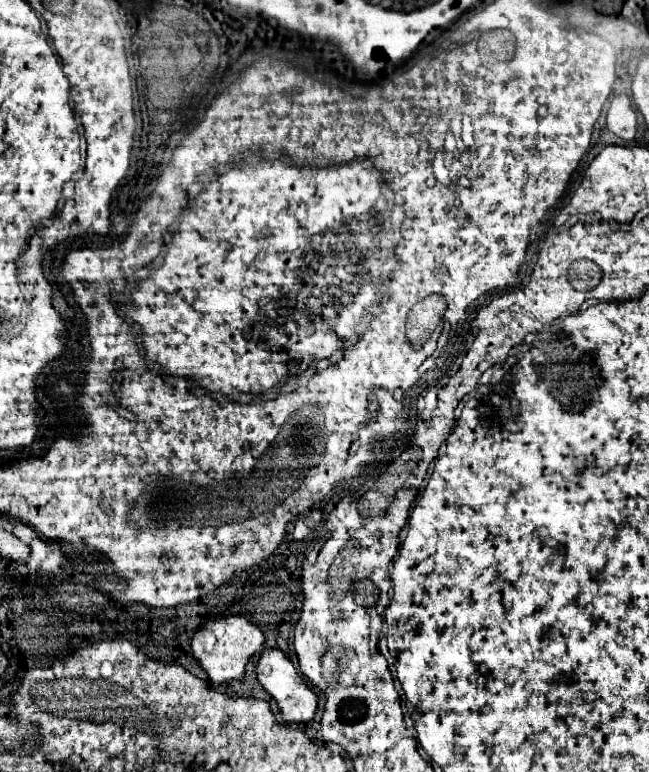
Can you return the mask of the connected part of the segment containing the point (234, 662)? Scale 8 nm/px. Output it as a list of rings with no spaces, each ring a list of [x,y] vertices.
[[[226,617],[226,619],[202,623],[196,629],[190,647],[192,647],[192,655],[206,671],[208,679],[218,685],[218,683],[228,683],[232,679],[240,679],[244,675],[250,657],[264,647],[264,635],[256,625],[246,621],[244,617]]]

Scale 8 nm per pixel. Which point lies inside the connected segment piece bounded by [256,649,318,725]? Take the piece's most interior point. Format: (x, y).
(297, 701)

